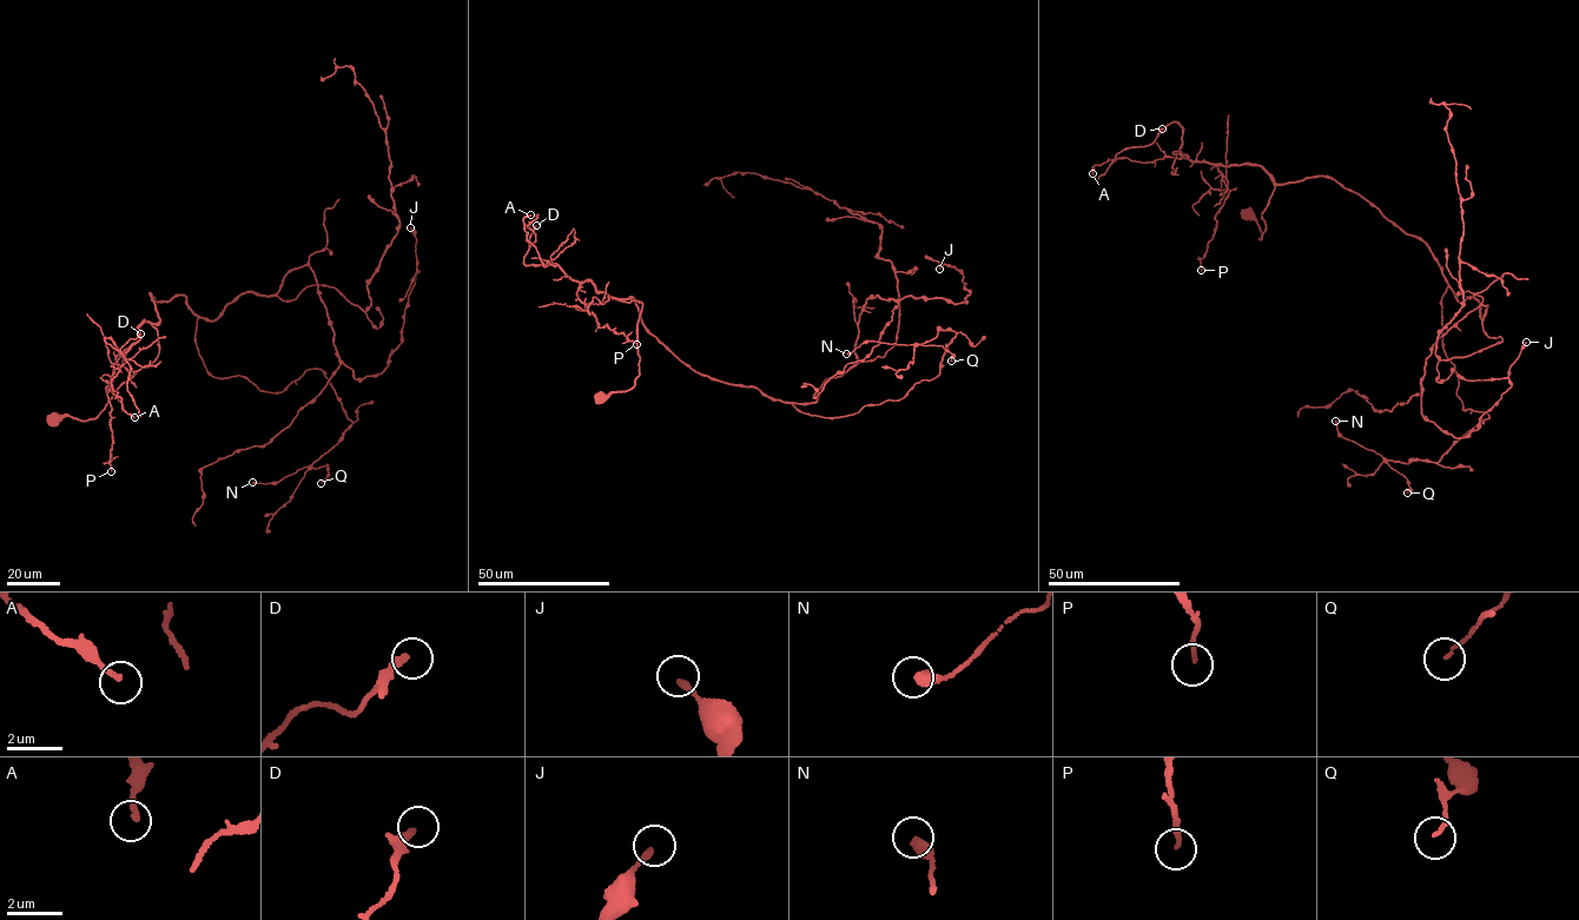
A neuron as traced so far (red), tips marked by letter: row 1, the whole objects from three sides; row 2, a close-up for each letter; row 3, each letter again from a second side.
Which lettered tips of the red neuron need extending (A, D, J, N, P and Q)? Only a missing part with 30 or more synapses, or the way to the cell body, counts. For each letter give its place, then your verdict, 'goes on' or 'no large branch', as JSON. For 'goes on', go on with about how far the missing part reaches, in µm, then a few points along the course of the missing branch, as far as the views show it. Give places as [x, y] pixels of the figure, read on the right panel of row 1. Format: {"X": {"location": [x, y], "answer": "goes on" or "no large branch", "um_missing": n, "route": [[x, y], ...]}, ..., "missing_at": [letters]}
{"A": {"location": [1092, 173], "answer": "no large branch"}, "D": {"location": [1162, 128], "answer": "no large branch"}, "J": {"location": [1526, 342], "answer": "no large branch"}, "N": {"location": [1335, 421], "answer": "no large branch"}, "P": {"location": [1201, 270], "answer": "no large branch"}, "Q": {"location": [1407, 492], "answer": "no large branch"}, "missing_at": []}

